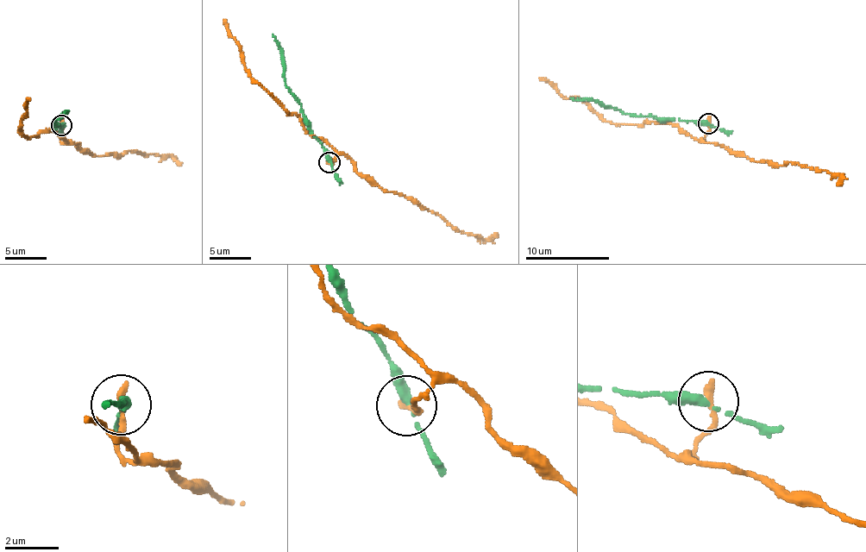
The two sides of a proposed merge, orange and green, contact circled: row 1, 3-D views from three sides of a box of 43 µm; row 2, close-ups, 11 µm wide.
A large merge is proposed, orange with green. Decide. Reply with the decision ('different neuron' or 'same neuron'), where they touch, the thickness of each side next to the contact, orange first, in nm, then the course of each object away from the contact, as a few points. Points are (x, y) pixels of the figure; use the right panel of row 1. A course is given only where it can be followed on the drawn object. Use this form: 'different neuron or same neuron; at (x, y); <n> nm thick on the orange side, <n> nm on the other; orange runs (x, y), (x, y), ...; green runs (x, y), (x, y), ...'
different neuron; at (708, 123); 280 nm thick on the orange side, 280 nm on the other; orange runs (707, 122), (711, 131), (701, 140), (754, 161), (796, 163), (826, 171), (841, 176), (840, 184); green runs (707, 122), (638, 116), (570, 98)

